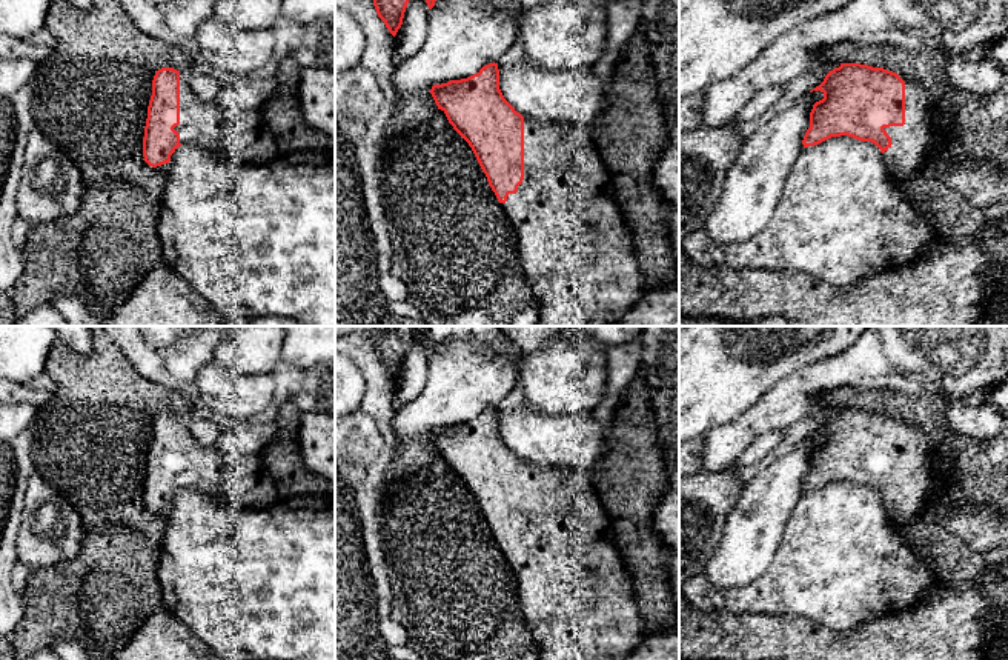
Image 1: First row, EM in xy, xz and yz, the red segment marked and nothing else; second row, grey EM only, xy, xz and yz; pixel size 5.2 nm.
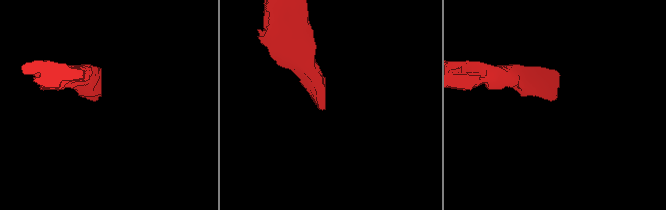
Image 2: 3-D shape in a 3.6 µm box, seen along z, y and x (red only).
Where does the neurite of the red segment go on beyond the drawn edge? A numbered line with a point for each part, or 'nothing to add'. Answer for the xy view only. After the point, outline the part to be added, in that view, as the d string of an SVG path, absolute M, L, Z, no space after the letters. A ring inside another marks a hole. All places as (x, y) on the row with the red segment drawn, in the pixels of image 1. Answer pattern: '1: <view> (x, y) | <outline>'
1: xy (243, 136) | M180 72L180 143L243 163L269 163L278 157L274 132L260 109L230 109L203 102Z

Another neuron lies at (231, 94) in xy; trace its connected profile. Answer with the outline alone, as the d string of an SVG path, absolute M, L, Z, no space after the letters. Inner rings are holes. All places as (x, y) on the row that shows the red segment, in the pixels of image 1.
M237 78L230 85L223 85L221 92L217 98L218 103L230 109L260 109L260 106L269 100L277 91L275 78Z

